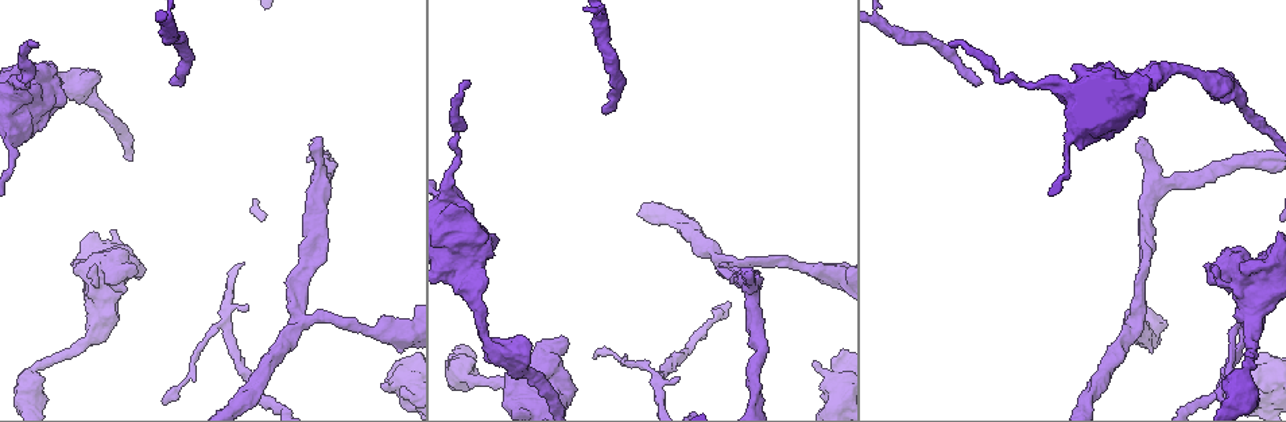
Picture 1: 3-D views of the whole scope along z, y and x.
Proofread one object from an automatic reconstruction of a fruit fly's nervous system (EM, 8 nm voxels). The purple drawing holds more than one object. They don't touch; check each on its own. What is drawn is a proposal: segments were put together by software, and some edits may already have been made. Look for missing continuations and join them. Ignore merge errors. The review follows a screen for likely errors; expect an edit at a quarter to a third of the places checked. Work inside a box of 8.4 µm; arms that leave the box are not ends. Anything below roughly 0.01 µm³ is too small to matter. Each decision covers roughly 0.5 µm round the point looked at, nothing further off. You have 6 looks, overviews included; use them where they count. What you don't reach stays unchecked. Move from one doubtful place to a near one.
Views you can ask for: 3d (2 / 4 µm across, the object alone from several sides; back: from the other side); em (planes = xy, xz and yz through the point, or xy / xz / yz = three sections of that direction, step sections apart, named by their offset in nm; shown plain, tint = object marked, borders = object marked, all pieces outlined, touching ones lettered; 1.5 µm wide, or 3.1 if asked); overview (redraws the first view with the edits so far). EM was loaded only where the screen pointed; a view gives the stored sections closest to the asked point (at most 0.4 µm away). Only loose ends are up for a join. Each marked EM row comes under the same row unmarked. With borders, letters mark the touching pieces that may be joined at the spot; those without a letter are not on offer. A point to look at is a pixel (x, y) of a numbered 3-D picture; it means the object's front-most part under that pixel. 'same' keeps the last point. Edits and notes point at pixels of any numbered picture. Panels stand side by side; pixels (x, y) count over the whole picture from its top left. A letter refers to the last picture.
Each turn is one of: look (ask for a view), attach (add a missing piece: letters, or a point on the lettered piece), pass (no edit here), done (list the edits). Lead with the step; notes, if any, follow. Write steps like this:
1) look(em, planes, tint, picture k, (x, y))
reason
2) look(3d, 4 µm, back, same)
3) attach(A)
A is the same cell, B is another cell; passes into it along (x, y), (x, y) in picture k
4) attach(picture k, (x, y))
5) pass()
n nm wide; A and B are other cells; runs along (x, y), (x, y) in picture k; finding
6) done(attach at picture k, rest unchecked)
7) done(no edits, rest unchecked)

look(3d, 2 µm, picture 1, (36, 43))
tapers out

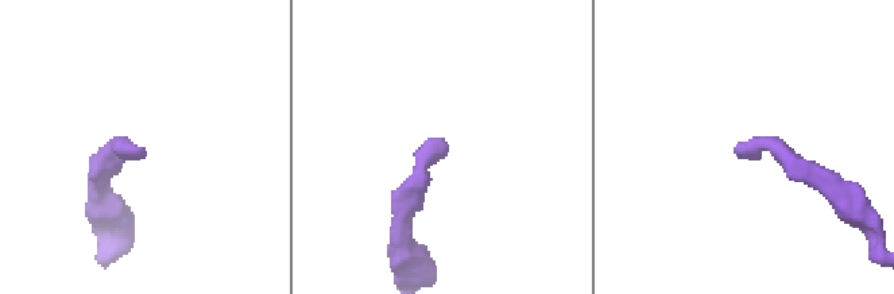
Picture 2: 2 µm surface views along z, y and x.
look(em, yz, step 8, borders, picture 2, (443, 139))
shape alone is not enough

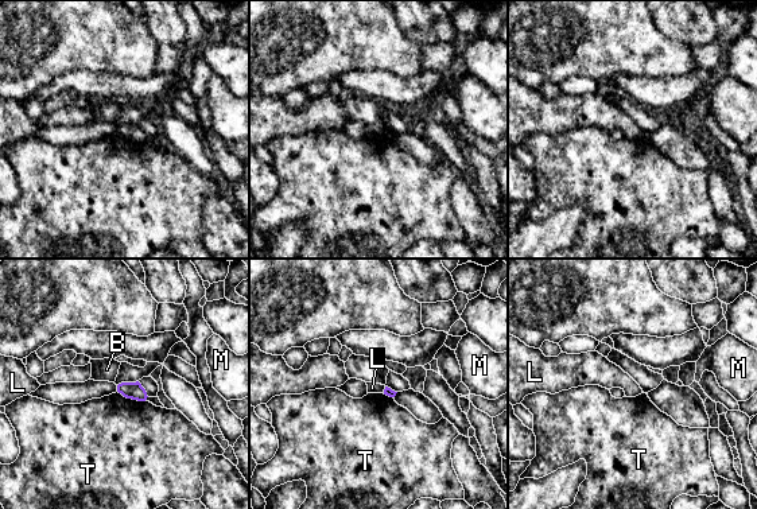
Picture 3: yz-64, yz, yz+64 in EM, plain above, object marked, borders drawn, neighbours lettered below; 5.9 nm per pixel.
look(em, planes, borders, same)

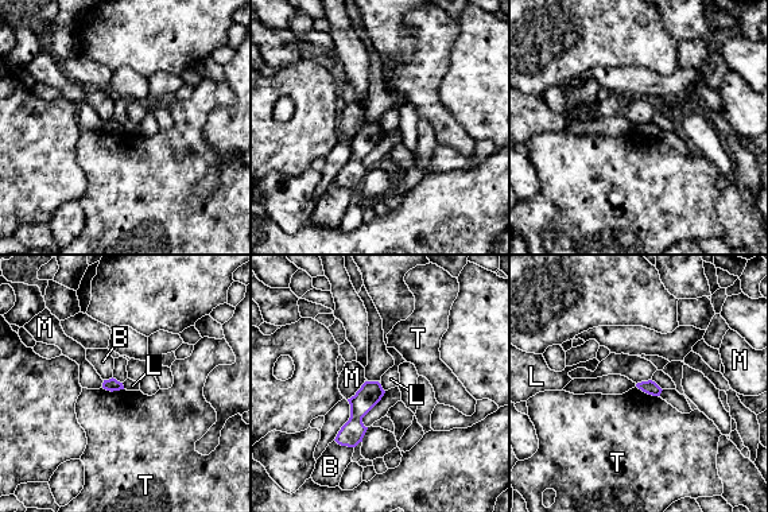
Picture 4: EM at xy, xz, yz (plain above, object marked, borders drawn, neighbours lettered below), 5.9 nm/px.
pass()
80 nm wide; B, L, M and T are other cells; border along (380, 384), (384, 391) in picture 4; no lettered piece goes on from it

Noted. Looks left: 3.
look(3d, 4 µm, picture 1, (978, 85))
free end

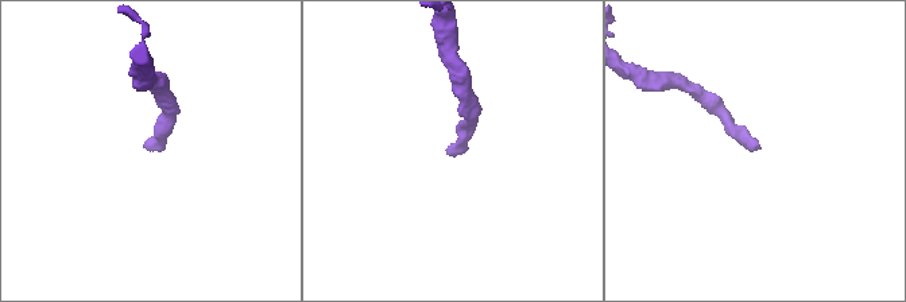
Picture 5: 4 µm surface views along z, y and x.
look(em, xy, step 8, borders, picture 5, (448, 150))
need the tissue

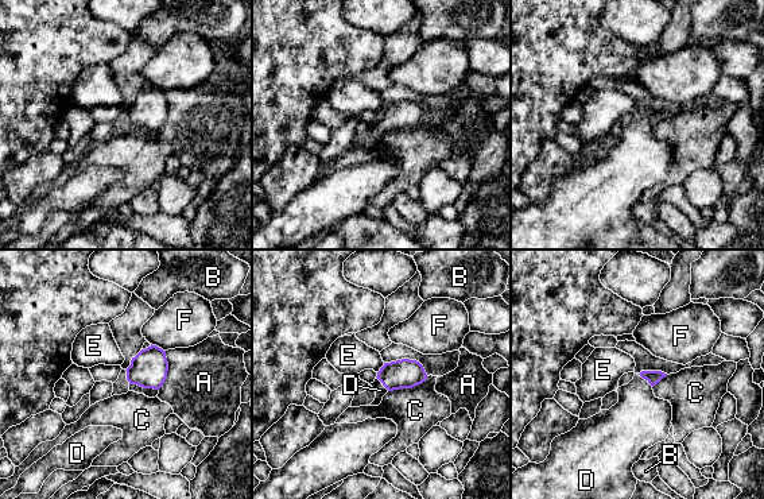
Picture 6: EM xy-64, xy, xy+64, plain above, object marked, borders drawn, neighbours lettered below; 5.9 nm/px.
attach(D)
D is the same cell, A, B, C, E and F are other cells; passes into it along (652, 376), (646, 379), (639, 420) in picture 6; it goes on there

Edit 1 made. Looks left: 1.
look(em, planes, borders, picture 1, (1142, 137))
an open end

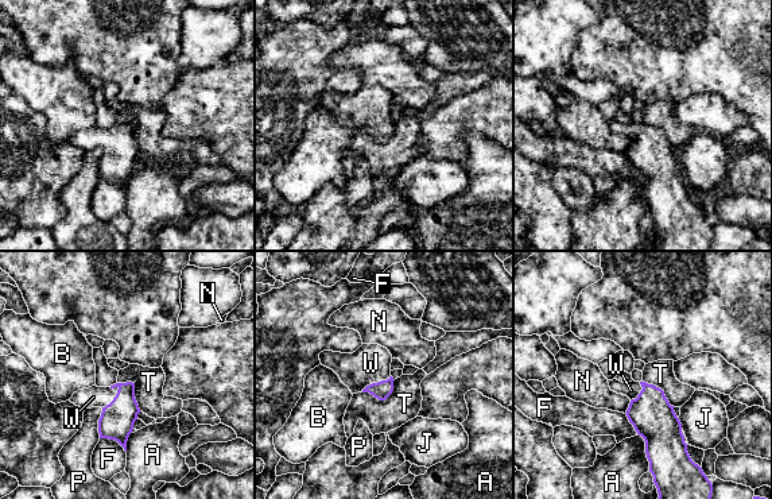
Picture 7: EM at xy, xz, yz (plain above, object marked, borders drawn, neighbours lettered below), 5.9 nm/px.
attach(W)
110 nm wide; W is the same cell, A, B, F, J, N, P and T are other cells; passes into it along (116, 422), (113, 398), (93, 397) in picture 7; it goes on there

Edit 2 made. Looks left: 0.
done(attach at picture 6, attach at picture 7, rest unchecked)

